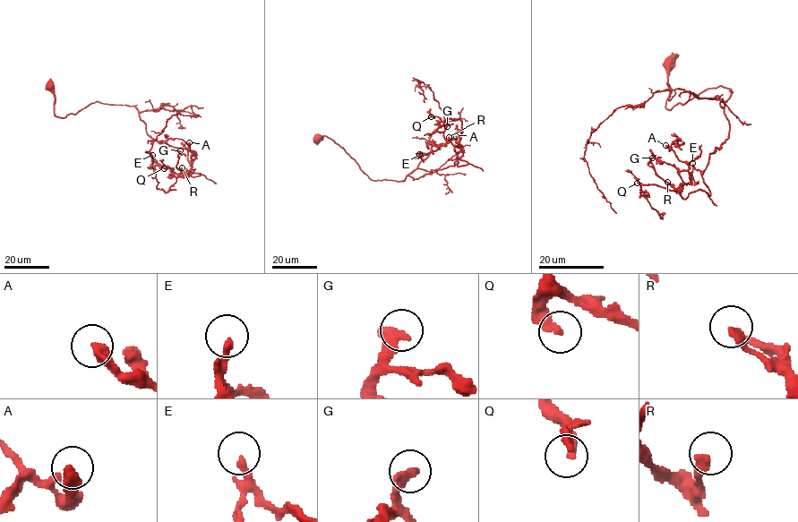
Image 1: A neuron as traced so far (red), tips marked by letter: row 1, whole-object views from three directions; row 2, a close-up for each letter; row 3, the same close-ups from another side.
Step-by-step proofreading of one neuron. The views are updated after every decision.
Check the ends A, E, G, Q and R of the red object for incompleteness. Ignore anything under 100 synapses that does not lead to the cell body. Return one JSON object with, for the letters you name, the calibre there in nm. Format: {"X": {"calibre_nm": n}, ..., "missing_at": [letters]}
{"G": {"calibre_nm": 440}, "missing_at": ["G"]}

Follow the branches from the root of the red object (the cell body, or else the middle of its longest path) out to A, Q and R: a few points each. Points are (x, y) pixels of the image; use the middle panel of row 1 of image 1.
A: (317, 137), (338, 144), (371, 179), (403, 181), (456, 161), (465, 166), (454, 148), (463, 151), (456, 136)
Q: (317, 137), (338, 144), (373, 180), (417, 179), (456, 161), (465, 166), (454, 148), (462, 122), (431, 116)
R: (317, 137), (338, 144), (371, 179), (403, 181), (456, 161), (465, 166), (449, 137)

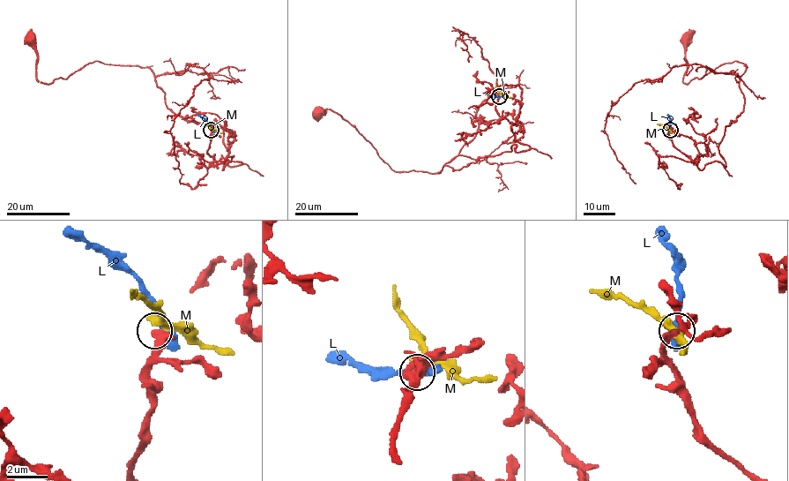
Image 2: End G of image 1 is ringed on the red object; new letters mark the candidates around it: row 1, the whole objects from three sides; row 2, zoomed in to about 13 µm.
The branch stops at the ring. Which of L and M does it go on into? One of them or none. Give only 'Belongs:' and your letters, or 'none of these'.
Belongs: none of these

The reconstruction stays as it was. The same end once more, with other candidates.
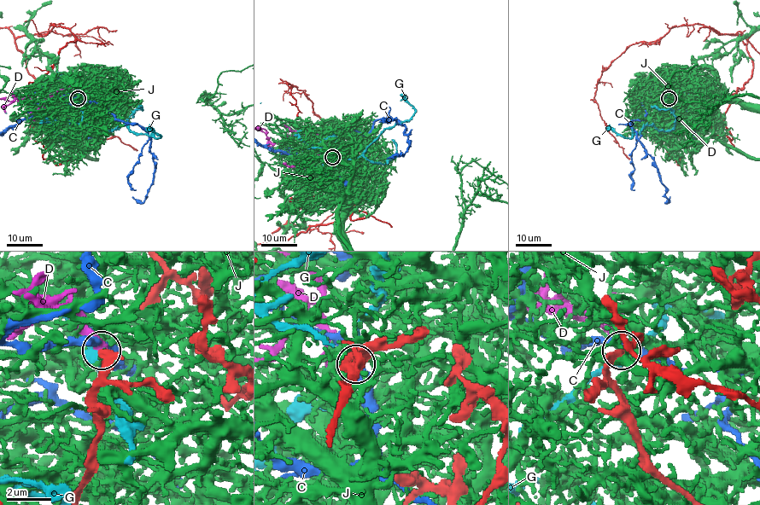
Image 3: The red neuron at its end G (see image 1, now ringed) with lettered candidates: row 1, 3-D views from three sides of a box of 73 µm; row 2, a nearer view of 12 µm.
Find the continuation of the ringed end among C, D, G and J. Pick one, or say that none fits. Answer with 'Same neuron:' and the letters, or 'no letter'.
Same neuron: D

